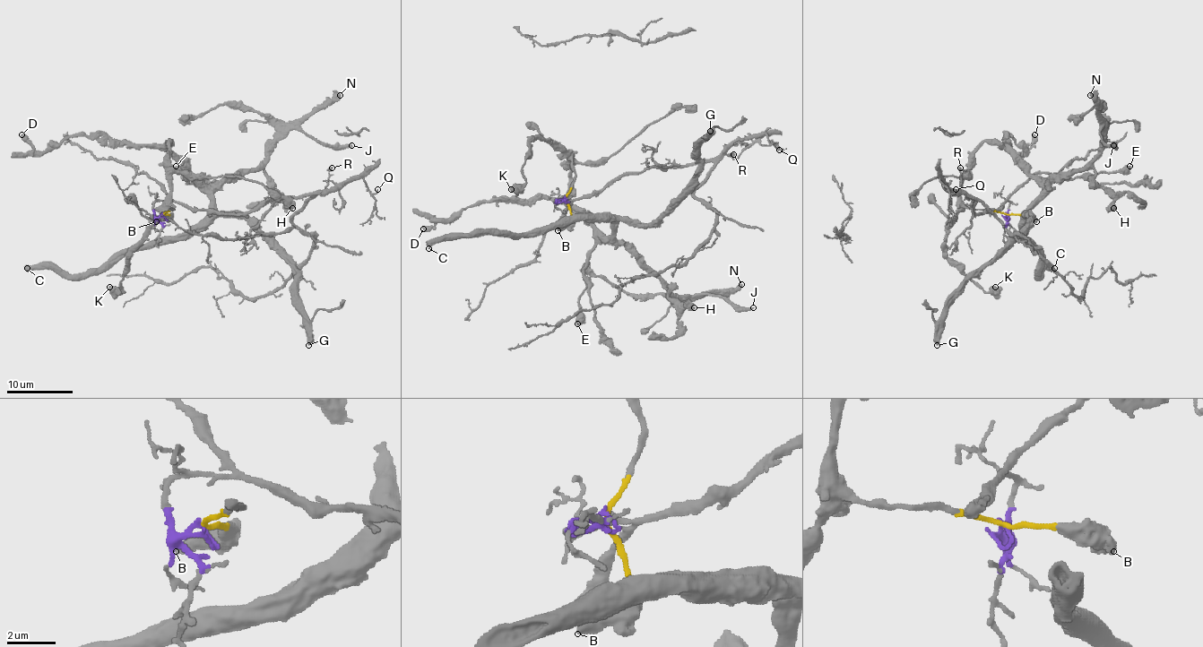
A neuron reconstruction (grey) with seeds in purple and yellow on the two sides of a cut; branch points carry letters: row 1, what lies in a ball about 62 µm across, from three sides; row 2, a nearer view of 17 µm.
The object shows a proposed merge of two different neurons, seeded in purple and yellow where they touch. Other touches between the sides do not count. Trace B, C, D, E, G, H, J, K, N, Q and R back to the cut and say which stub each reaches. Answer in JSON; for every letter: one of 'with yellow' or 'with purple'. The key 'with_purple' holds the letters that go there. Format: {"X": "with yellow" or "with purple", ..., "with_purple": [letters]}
{"B": "with yellow", "C": "with yellow", "D": "with yellow", "E": "with yellow", "G": "with yellow", "H": "with yellow", "J": "with yellow", "K": "with yellow", "N": "with yellow", "Q": "with purple", "R": "with purple", "with_purple": ["Q", "R"]}

